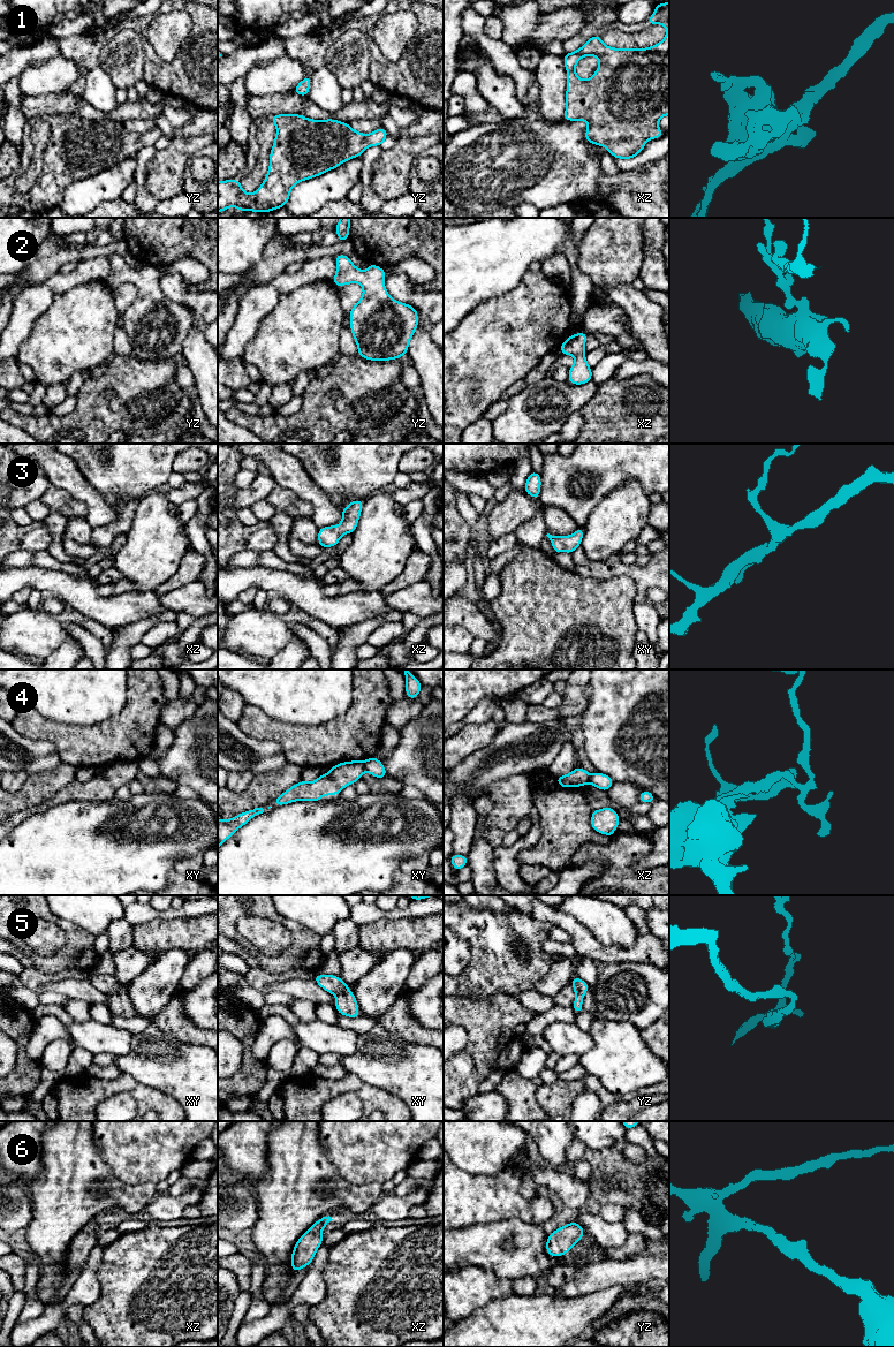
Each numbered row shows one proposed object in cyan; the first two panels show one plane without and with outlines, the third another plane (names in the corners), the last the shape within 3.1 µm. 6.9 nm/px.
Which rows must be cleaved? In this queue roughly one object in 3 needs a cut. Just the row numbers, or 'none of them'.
4

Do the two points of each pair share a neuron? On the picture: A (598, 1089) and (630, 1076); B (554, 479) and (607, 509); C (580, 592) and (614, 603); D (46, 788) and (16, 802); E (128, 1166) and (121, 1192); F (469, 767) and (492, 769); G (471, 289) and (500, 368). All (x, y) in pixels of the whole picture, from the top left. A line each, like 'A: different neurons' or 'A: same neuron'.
A: different neurons
B: different neurons
C: same neuron
D: same neuron
E: different neurons
F: same neuron
G: different neurons

